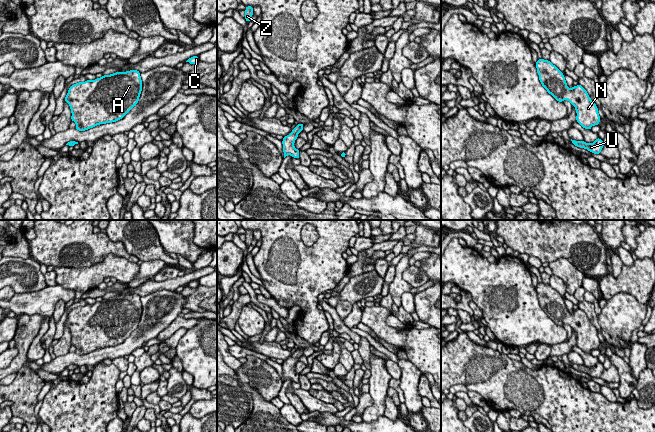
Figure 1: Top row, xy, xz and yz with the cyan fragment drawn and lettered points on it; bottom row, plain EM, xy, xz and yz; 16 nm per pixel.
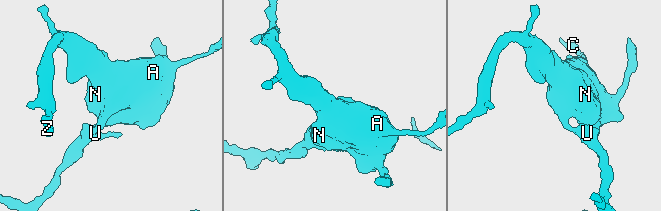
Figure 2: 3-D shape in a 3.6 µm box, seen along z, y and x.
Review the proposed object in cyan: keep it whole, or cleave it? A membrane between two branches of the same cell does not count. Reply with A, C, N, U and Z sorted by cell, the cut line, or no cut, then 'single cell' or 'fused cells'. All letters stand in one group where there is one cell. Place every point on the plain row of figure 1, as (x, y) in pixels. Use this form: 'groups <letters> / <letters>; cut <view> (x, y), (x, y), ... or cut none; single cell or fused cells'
groups A C N U Z; cut none; single cell

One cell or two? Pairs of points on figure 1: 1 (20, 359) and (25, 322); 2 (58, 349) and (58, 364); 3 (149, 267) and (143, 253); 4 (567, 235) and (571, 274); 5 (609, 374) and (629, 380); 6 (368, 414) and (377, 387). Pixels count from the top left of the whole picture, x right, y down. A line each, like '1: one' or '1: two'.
1: one
2: two
3: two
4: two
5: two
6: one

